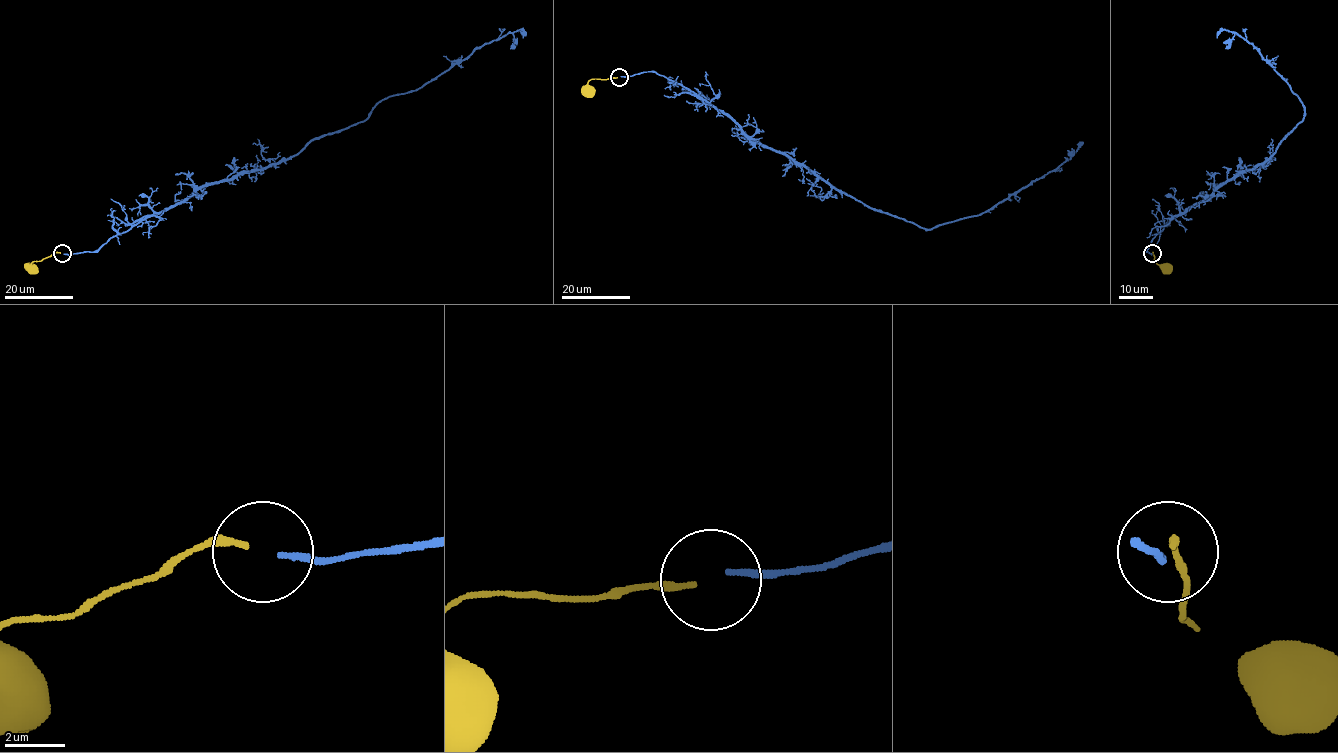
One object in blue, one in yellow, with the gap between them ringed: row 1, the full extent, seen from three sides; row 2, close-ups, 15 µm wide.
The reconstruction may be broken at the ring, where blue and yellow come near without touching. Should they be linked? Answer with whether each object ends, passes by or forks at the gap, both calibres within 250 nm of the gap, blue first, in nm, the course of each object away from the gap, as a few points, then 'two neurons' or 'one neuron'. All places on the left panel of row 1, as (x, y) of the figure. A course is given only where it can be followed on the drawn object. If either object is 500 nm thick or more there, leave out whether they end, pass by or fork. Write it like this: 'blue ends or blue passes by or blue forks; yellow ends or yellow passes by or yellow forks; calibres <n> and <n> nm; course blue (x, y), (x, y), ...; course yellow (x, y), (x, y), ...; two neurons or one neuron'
blue ends; yellow ends; calibres 200 and 200 nm; course blue (63, 253), (96, 252), (199, 188), (363, 121), (381, 100), (417, 90), (475, 49), (519, 29), (523, 38); course yellow (60, 253), (54, 252), (34, 261), (31, 264), (33, 267); two neurons

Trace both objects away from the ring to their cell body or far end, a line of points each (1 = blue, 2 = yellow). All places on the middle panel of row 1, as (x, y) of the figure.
1: (620, 77), (665, 76), (723, 111), (756, 142), (869, 207), (925, 229), (992, 208), (1057, 169), (1080, 142)
2: (617, 77), (591, 78), (588, 82), (590, 90)

